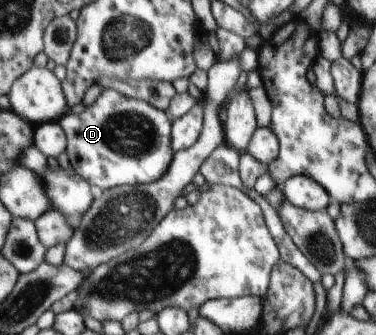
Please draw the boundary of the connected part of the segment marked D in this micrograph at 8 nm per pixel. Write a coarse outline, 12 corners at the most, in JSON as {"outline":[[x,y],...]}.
{"outline":[[104,89],[59,123],[70,171],[102,191],[156,182],[172,124]]}

